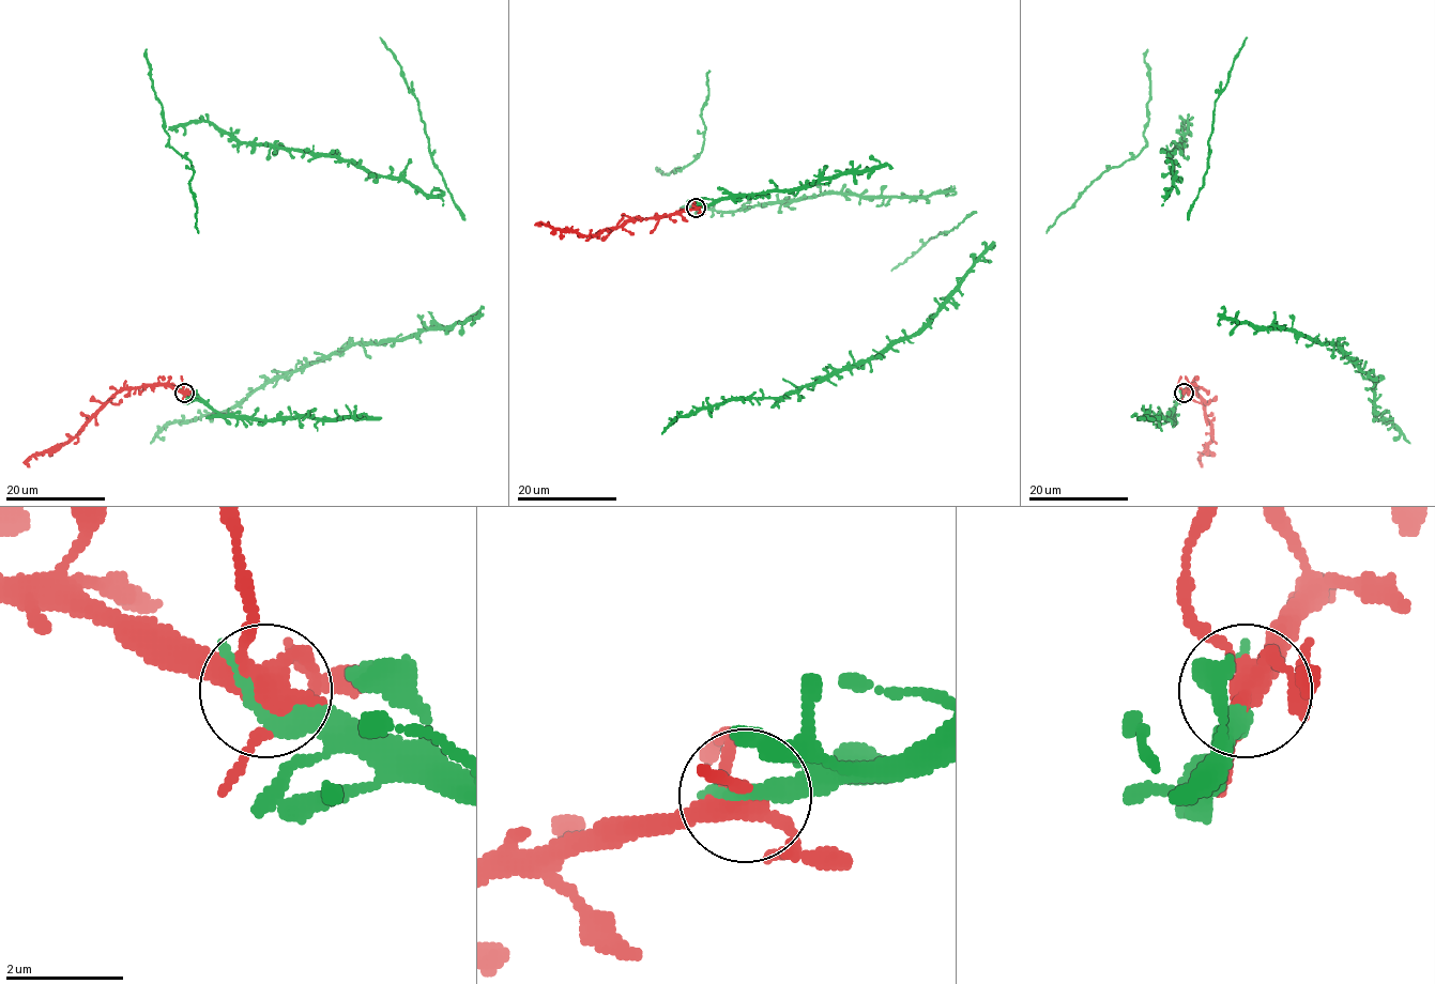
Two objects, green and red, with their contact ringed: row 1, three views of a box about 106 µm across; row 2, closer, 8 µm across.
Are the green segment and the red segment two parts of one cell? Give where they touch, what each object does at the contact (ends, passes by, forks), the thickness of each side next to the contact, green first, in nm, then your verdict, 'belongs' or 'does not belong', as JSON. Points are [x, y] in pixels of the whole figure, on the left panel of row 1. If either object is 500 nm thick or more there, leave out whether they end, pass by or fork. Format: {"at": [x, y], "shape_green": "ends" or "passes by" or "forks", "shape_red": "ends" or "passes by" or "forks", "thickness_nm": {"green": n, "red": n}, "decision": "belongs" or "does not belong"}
{"at": [184, 393], "shape_green": "ends", "shape_red": "forks", "thickness_nm": {"green": 340, "red": 360}, "decision": "belongs"}

